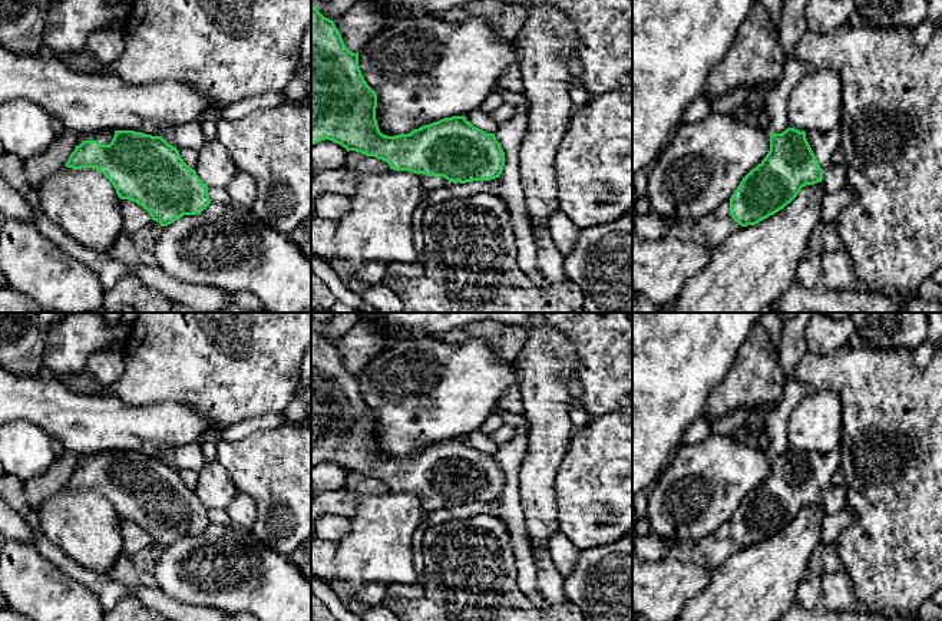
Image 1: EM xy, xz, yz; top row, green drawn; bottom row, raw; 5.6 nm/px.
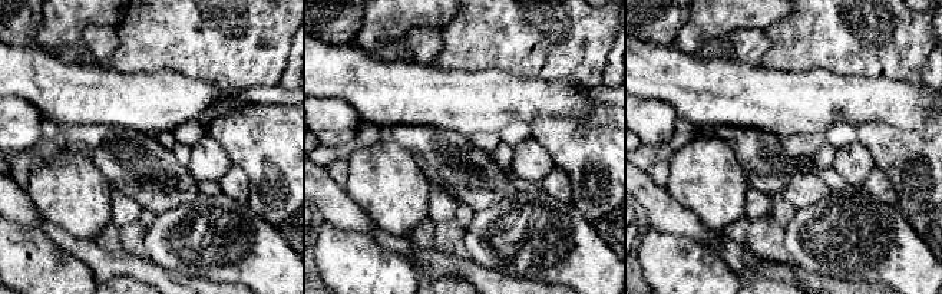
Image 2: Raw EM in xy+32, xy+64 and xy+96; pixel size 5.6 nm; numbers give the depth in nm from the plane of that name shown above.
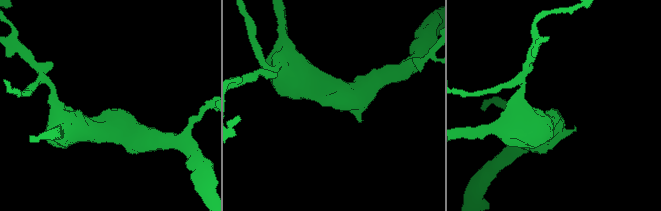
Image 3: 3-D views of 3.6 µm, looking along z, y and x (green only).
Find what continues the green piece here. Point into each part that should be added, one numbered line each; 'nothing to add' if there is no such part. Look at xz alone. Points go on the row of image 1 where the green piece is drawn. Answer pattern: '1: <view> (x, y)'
1: xz (427, 182)

